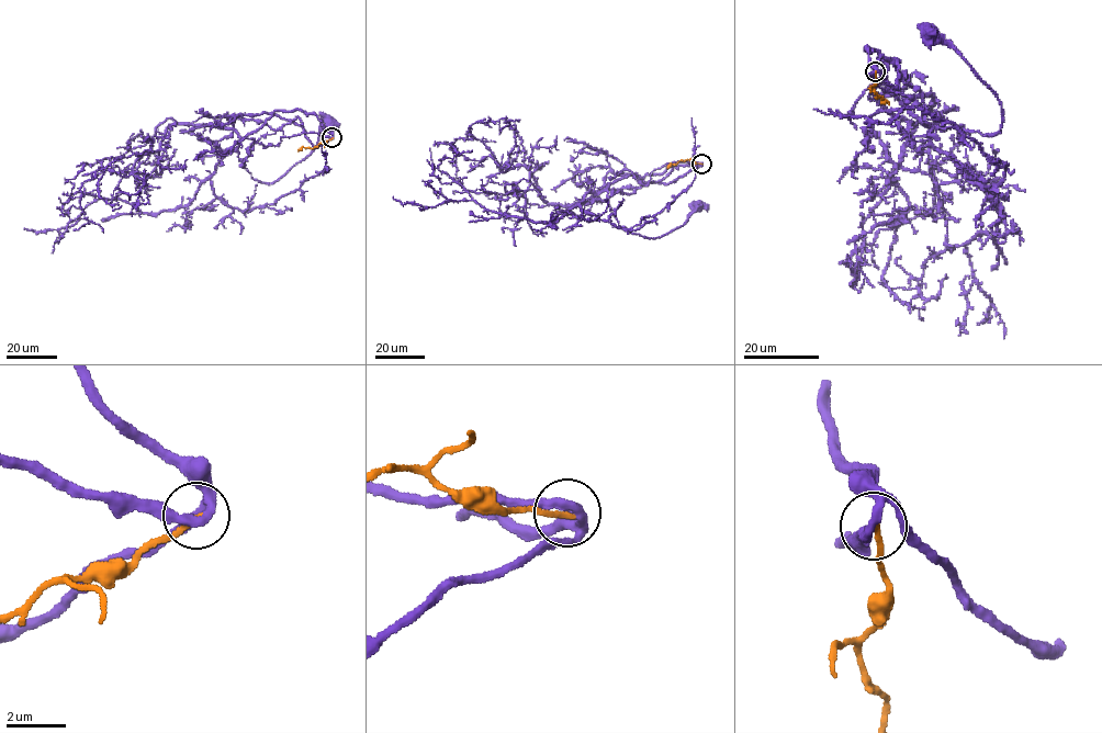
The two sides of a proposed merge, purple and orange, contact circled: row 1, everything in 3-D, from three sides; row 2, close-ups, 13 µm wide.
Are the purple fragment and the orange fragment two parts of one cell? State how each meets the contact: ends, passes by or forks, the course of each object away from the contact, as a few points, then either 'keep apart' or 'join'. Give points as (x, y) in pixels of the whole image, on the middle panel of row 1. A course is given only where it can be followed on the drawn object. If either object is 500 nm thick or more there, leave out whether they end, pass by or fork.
purple passes by | orange ends | purple via (701, 162), (642, 178), (633, 173), (607, 190), (619, 225), (653, 238), (683, 225), (697, 205) | orange via (701, 164), (679, 160), (666, 168) | keep apart

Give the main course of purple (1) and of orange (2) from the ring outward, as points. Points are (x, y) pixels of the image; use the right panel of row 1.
1: (874, 72), (866, 48), (878, 51), (885, 82), (923, 122), (996, 134), (994, 94), (928, 34)
2: (875, 71), (873, 88), (876, 98), (881, 97), (889, 103)

